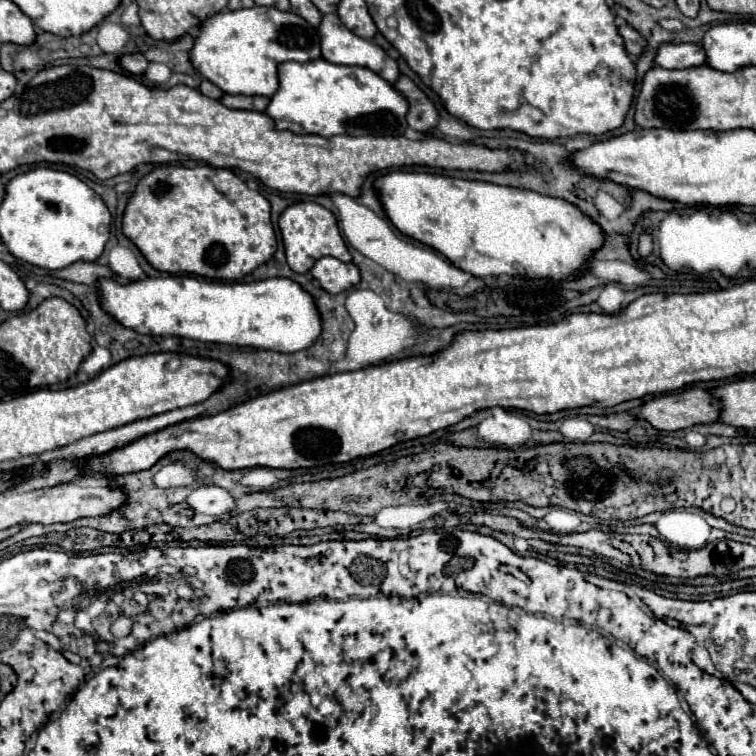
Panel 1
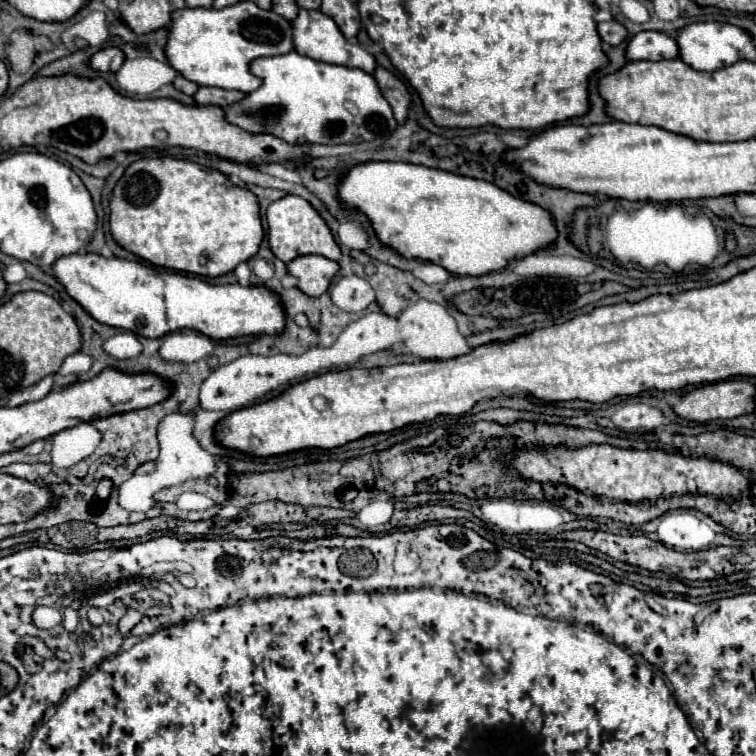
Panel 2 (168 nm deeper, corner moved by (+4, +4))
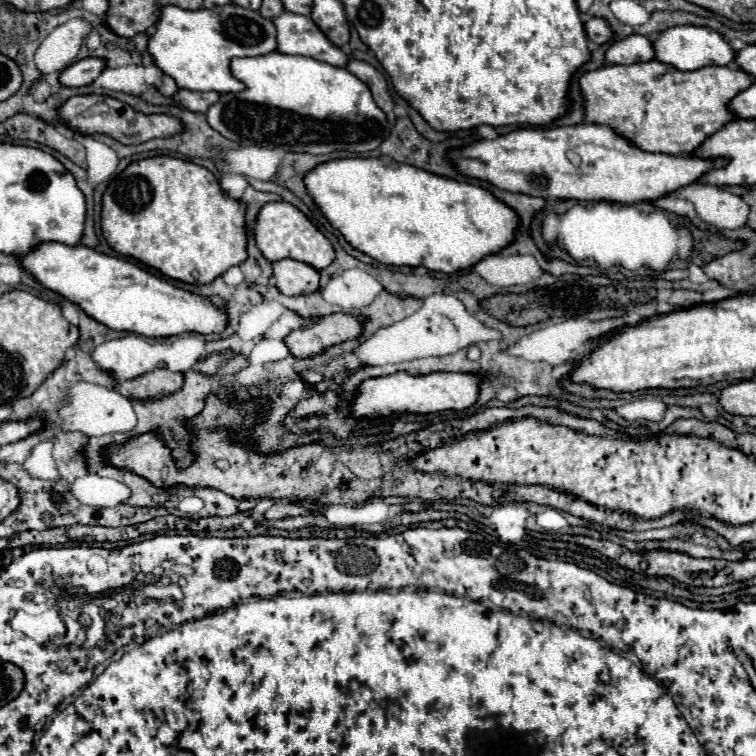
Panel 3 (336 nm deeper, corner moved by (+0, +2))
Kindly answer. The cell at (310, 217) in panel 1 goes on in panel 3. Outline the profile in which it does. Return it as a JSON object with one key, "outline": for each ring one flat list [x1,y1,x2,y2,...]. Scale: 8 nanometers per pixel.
{"outline":[[286,201,268,203,262,207,262,211,258,213,258,219,256,219,254,237,256,237,256,245,262,251,262,255,272,263,290,257,296,261,304,261,316,269,324,269,336,259,336,251,334,251,332,243,328,241,328,237,324,237,298,207,294,207,292,203,286,203]]}

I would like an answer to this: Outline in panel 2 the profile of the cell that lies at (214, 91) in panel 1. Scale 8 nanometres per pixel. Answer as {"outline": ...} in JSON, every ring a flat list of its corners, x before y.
{"outline":[[176,77,176,79,172,81,172,85,174,85,178,91,186,93,186,95,194,95,194,93,196,93,196,89,198,89,198,85,196,85,196,83,192,83,192,81,184,79,184,77]]}

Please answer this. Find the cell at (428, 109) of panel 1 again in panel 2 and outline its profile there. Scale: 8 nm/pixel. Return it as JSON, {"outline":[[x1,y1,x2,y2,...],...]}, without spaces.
{"outline":[[384,67,374,69,372,77,376,79,384,99,390,103,390,107,394,111,394,119,398,123,404,123,406,113,408,113,408,105,410,105,410,95,406,91,406,85,398,77,394,77,390,71,386,71]]}

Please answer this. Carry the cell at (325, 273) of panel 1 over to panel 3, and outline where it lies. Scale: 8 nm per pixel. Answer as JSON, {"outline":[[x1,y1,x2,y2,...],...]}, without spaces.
{"outline":[[282,259,272,263,276,287,284,295,312,295,320,289,320,271,296,259]]}

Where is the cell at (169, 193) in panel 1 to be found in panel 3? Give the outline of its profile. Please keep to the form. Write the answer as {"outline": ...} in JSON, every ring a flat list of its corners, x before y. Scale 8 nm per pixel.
{"outline":[[170,155,134,161,110,181,102,199,102,235,116,253,134,257,170,279,192,285,212,283,224,271,248,259,246,205,228,197,206,167]]}

